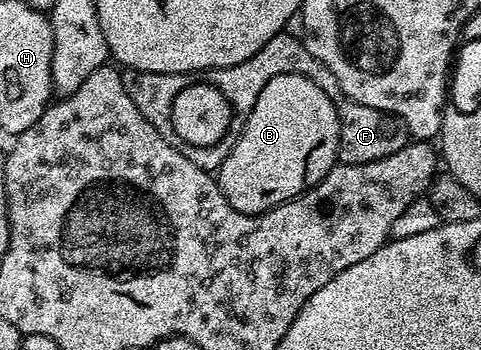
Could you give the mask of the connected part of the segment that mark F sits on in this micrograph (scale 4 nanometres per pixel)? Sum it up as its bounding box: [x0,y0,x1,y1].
[204,33,410,163]

